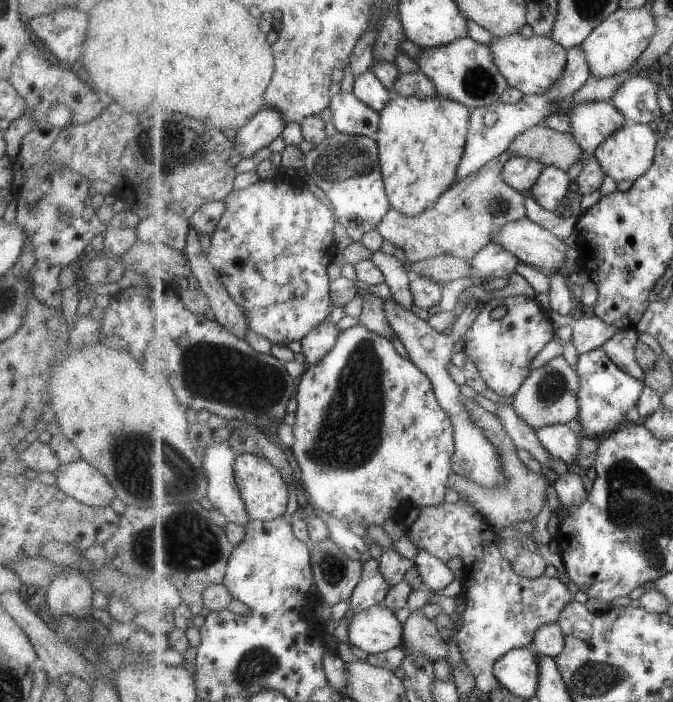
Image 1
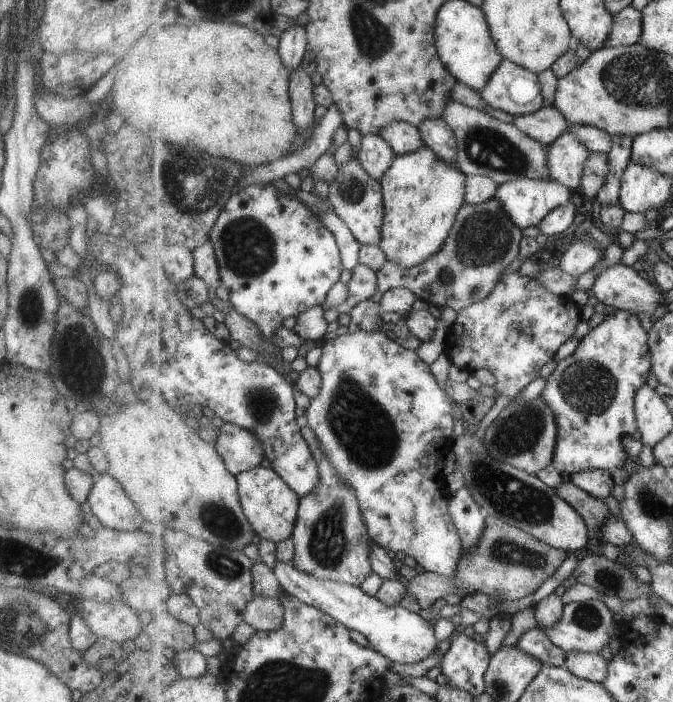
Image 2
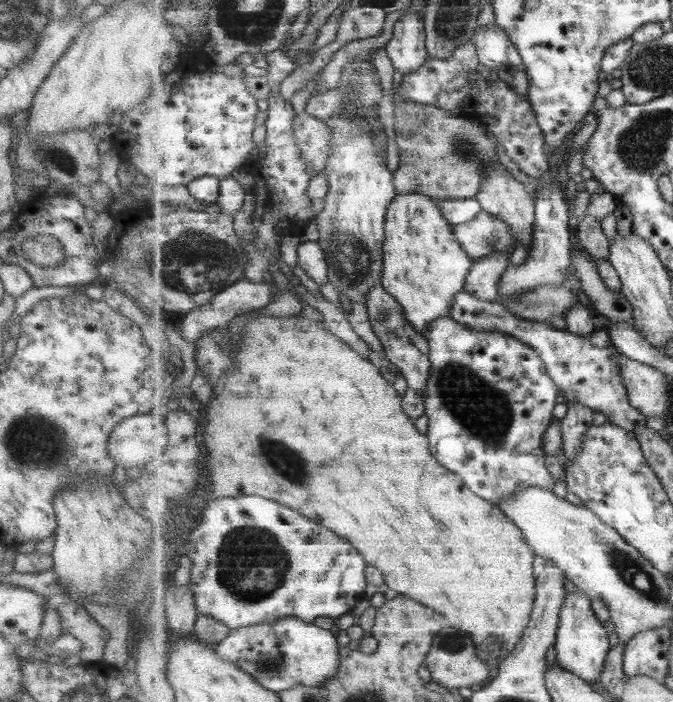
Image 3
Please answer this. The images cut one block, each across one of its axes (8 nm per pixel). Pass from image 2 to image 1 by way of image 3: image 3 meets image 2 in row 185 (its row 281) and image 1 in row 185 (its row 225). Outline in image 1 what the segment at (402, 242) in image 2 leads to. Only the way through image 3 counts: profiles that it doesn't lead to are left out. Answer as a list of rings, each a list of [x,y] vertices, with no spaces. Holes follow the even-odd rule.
[[[403,95],[392,98],[389,106],[380,112],[380,127],[373,138],[380,147],[380,165],[392,208],[409,216],[417,216],[435,206],[441,195],[455,184],[468,141],[471,114],[472,108],[445,97],[415,98]]]

